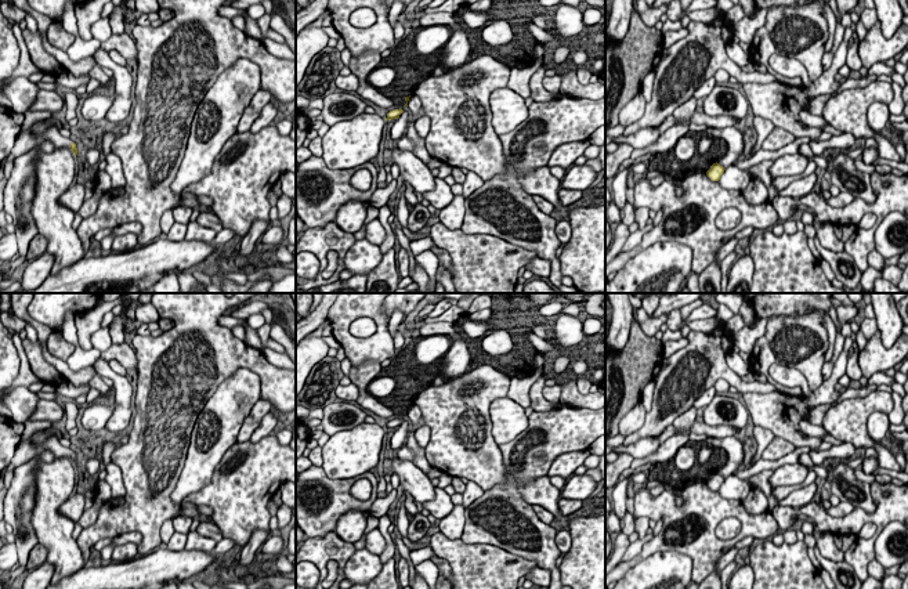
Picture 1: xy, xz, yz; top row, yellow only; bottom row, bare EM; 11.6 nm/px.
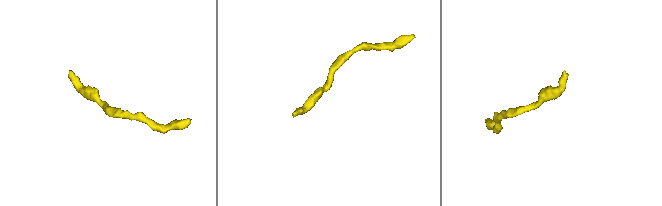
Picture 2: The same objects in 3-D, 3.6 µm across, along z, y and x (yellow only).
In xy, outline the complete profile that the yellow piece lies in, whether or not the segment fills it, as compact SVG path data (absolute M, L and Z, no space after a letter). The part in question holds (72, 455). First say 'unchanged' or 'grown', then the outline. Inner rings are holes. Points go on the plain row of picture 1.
grown | M50 437L40 444L35 444L30 441L30 438L28 438L19 441L14 458L6 469L6 473L14 471L18 466L29 462L35 456L40 455L43 451L51 451L55 458L69 456L75 467L77 465L76 454L70 448L62 447L58 437Z

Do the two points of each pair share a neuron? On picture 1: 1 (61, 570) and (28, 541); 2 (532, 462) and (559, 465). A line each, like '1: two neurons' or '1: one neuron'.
1: two neurons
2: two neurons

